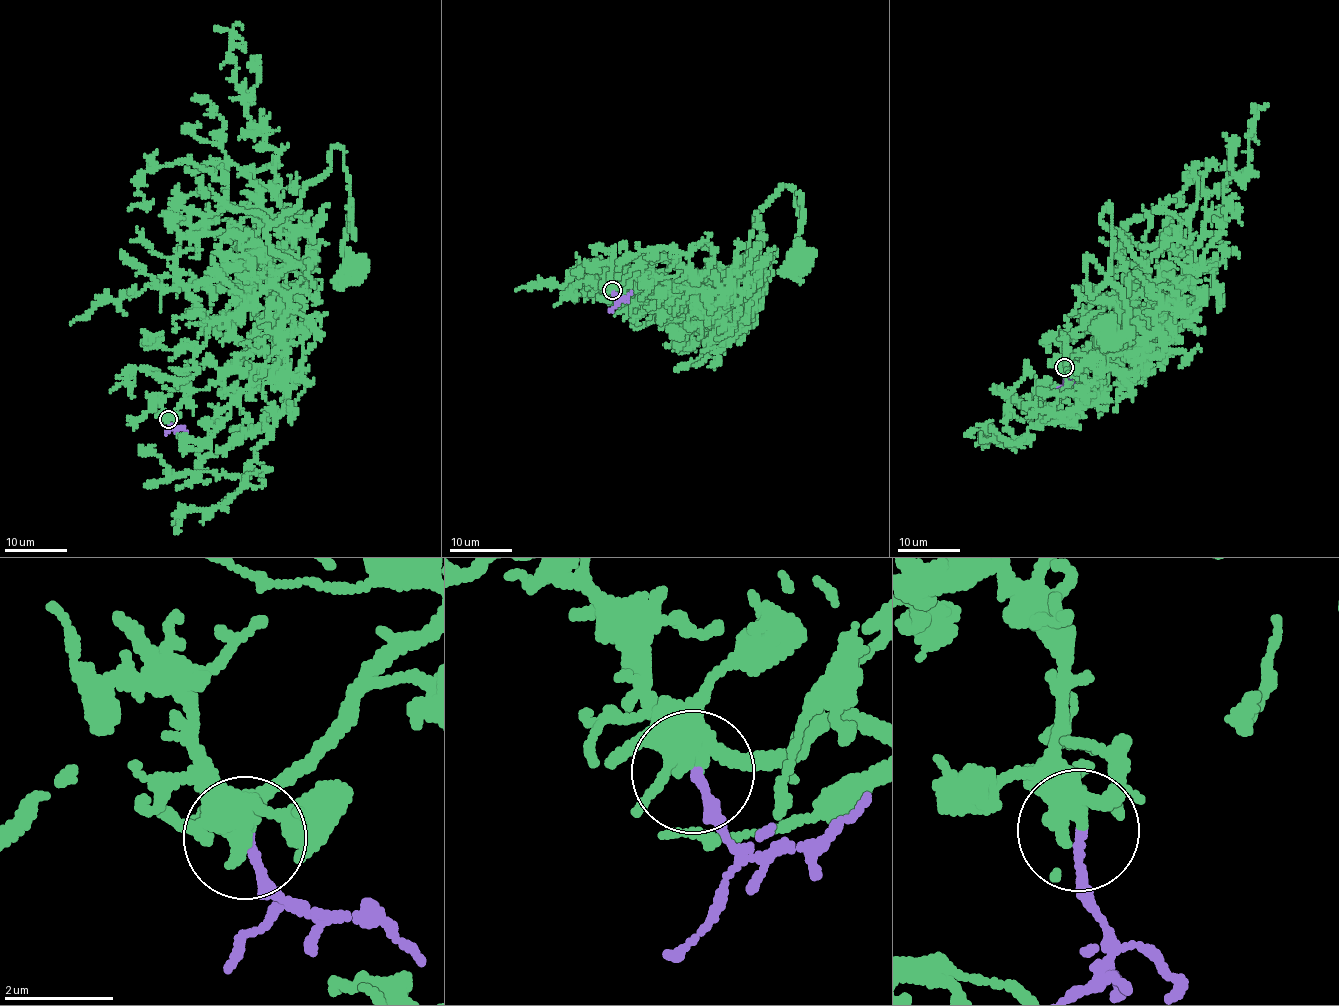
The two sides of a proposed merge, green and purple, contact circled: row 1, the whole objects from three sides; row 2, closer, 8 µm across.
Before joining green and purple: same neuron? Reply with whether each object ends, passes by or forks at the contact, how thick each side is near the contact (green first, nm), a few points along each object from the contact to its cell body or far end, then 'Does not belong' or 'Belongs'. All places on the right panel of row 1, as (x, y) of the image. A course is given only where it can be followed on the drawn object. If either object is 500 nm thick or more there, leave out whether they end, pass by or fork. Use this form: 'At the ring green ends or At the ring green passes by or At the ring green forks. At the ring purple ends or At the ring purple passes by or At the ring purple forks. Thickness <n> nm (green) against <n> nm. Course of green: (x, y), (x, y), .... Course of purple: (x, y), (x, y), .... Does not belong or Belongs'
At the ring green forks. At the ring purple ends. Thickness 360 nm (green) against 150 nm. Course of green: (1063, 366), (1107, 352), (1127, 284), (1147, 265), (1102, 224), (1108, 205), (1109, 283), (1127, 330), (1109, 334). Course of purple: (1063, 368), (1066, 384), (1058, 389). Belongs

